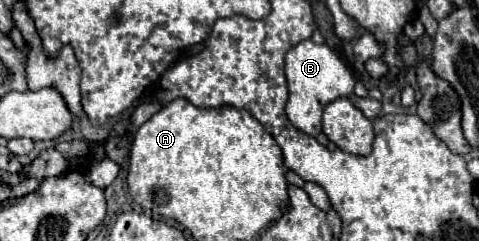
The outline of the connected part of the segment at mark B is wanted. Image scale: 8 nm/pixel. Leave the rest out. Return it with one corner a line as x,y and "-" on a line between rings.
311,39
301,41
293,49
289,49
289,53
285,55
285,77
289,85
289,99
287,99
285,113
299,131
305,131
311,137
317,137
321,133
321,113
325,105
337,97
351,97
367,119
375,119
381,111
379,101
371,97
365,99
355,97
355,78
340,54
337,52
335,55
327,45
317,45

